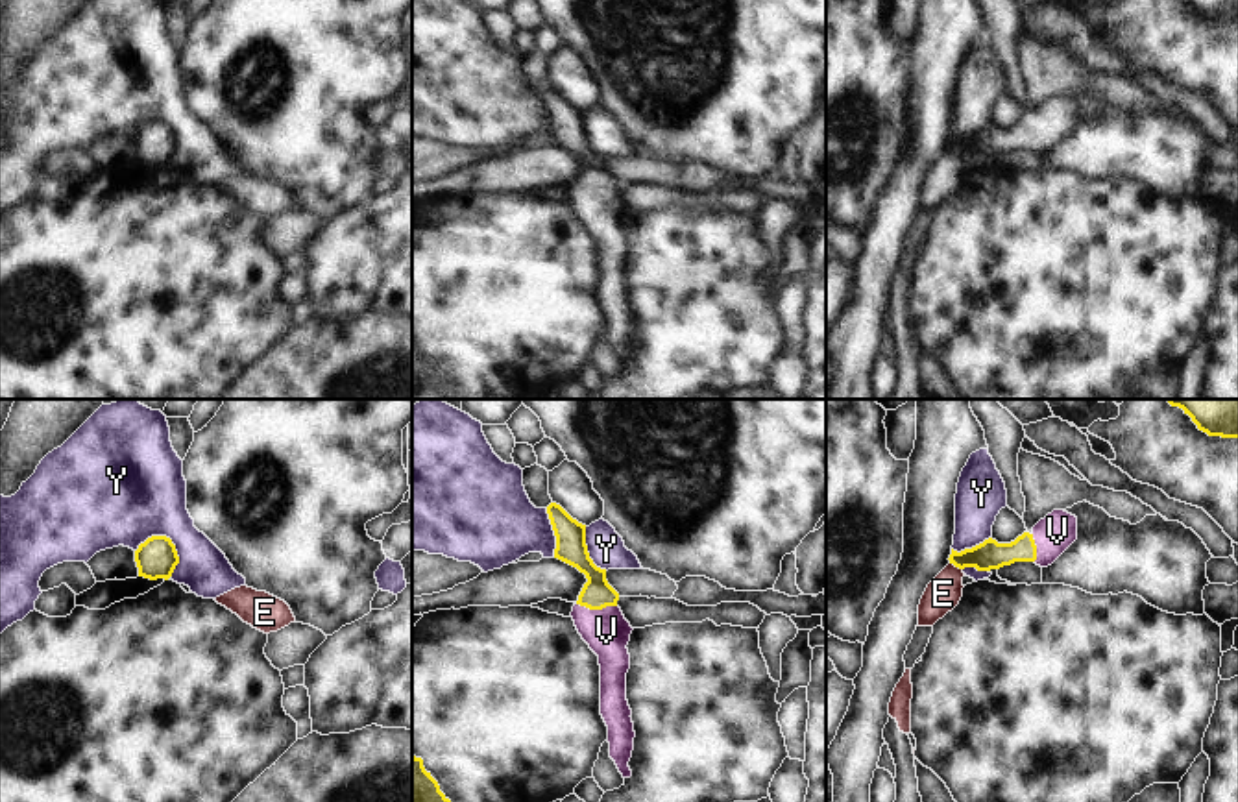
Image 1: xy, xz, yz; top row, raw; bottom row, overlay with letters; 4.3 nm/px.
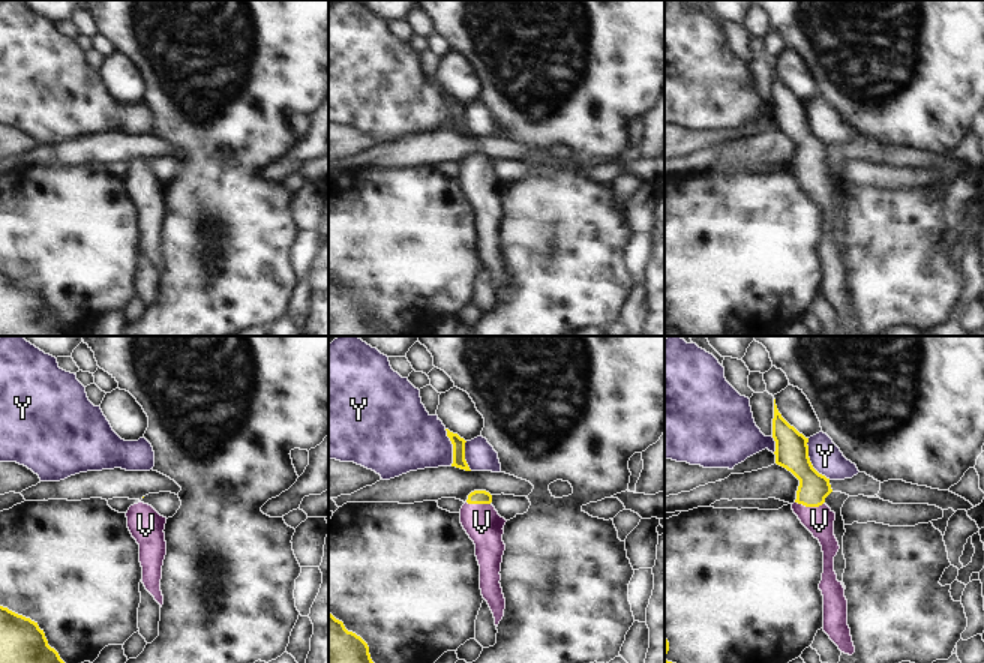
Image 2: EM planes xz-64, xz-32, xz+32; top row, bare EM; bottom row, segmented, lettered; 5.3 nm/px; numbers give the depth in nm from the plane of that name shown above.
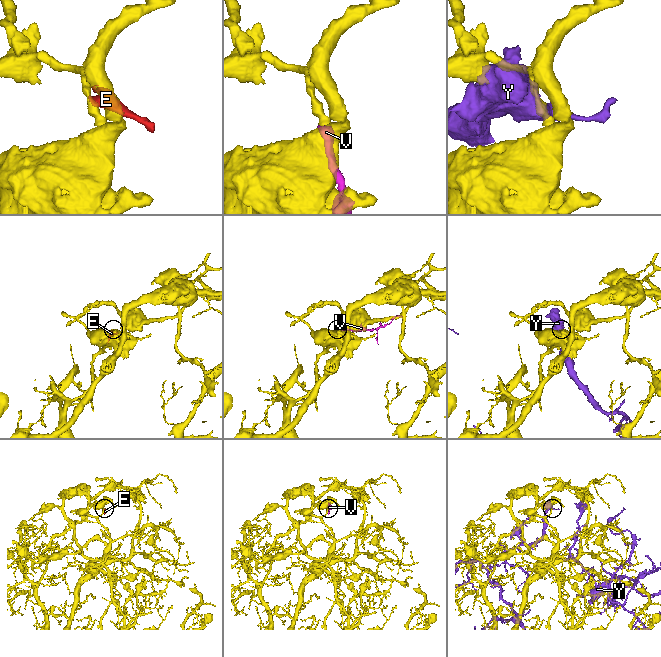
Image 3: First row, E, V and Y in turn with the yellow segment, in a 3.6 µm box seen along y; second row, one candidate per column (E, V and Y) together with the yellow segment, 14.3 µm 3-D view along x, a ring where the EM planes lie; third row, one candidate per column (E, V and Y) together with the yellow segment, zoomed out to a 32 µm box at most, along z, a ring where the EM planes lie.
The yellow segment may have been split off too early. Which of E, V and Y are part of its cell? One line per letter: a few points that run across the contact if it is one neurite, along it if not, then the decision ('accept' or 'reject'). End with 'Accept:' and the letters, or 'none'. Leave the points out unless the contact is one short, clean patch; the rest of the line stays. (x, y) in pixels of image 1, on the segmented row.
E: line yz (950, 562), (961, 570); reject
V: line xz (597, 594), (597, 608), (597, 618), (606, 631); accept
Y: line xy (137, 546), (152, 536), (167, 536), (178, 557), (172, 575); reject
Accept: V

